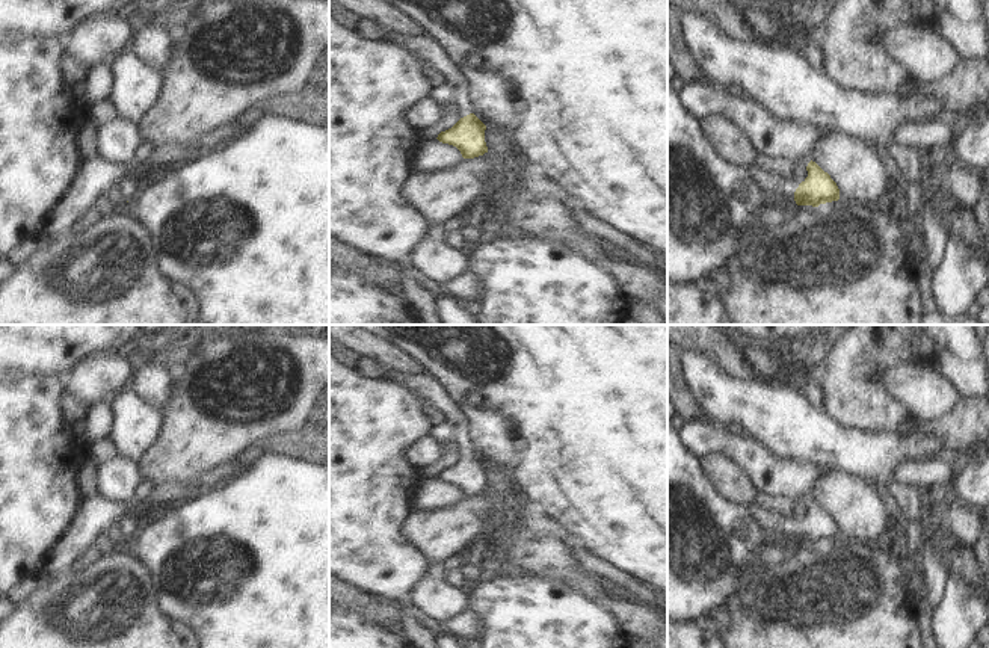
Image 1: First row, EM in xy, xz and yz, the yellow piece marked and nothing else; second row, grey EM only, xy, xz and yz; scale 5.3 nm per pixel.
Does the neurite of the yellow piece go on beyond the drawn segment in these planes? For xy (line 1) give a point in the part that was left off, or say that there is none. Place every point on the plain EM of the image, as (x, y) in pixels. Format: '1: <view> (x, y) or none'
1: none

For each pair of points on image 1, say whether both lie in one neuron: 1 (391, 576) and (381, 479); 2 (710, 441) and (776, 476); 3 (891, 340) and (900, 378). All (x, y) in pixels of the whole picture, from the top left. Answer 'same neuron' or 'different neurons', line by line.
1: same neuron
2: same neuron
3: different neurons

